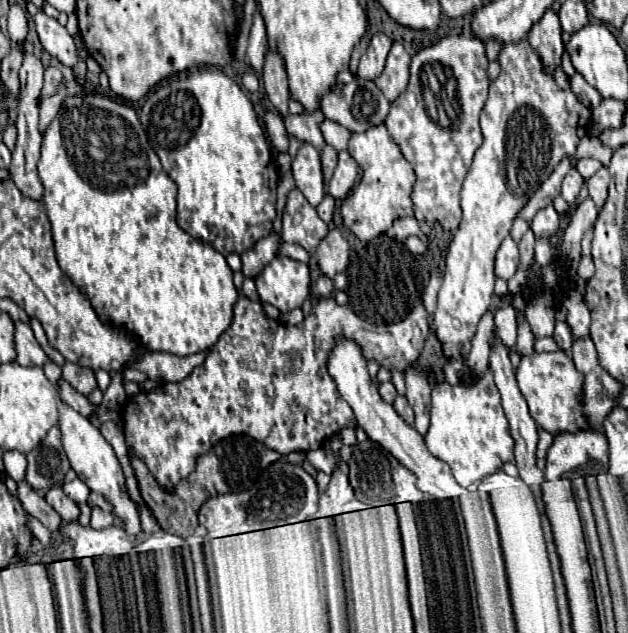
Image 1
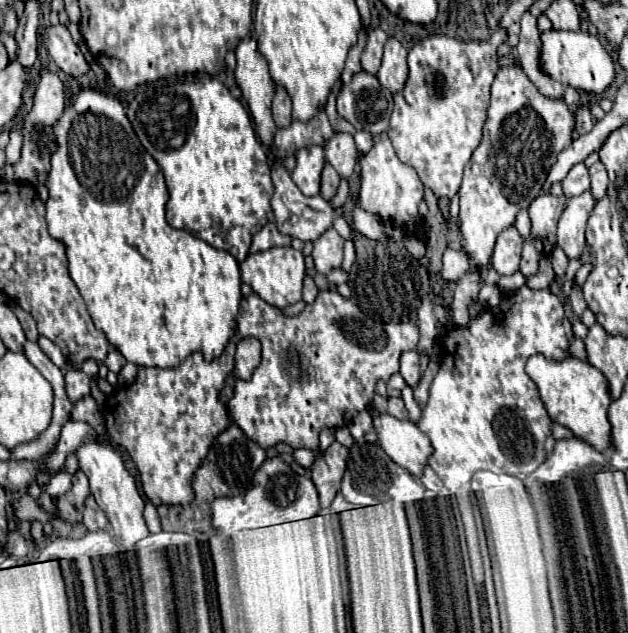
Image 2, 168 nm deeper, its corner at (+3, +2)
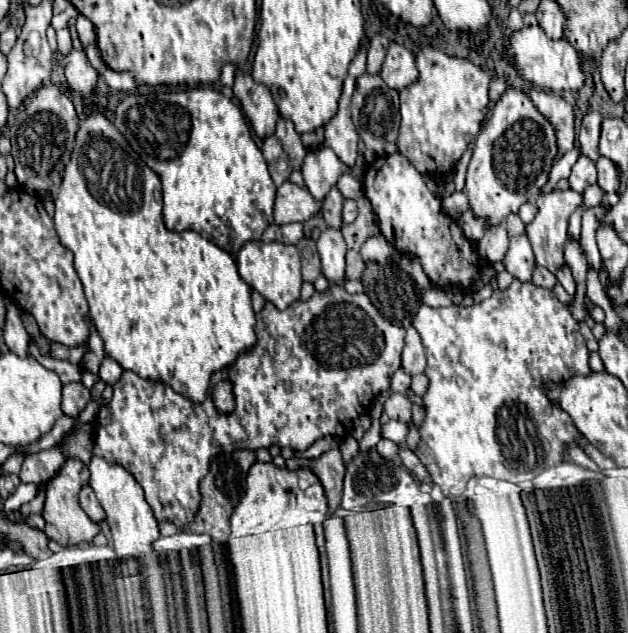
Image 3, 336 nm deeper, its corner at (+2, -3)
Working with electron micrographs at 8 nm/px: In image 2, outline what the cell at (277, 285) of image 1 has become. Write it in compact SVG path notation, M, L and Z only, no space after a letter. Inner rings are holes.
M271 247L267 251L259 251L249 255L241 265L241 275L247 285L253 287L253 291L275 307L287 307L301 299L303 289L303 277L305 277L305 263L303 253L293 247Z

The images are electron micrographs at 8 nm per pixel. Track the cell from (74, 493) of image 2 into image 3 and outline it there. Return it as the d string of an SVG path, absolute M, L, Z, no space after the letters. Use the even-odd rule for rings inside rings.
M66 460L60 472L46 484L46 504L42 510L42 516L46 520L44 532L60 546L76 546L82 542L92 542L92 538L100 532L100 526L94 524L78 504L78 494L86 484L88 484L88 468L78 460Z

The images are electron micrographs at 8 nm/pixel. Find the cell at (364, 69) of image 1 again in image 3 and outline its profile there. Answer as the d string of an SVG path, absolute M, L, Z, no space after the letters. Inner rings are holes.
M376 34L372 40L370 40L370 48L368 48L368 74L378 74L380 68L382 68L382 62L384 62L384 54L386 54L386 48L382 44L382 36Z

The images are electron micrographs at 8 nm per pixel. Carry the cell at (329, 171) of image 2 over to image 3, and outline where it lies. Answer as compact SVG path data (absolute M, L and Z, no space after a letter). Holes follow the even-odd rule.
M334 186L324 202L322 202L322 214L324 214L324 222L328 226L334 226L334 228L340 228L340 210L342 210L342 202L344 202L344 196L340 194L340 190Z

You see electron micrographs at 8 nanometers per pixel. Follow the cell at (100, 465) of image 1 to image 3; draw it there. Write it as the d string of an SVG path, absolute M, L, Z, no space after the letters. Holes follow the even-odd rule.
M92 456L90 464L90 488L94 490L100 506L106 510L106 522L114 538L114 550L118 556L142 556L152 550L152 542L160 536L158 524L150 506L144 500L144 490L140 484L124 470L124 466L110 464L106 458Z

